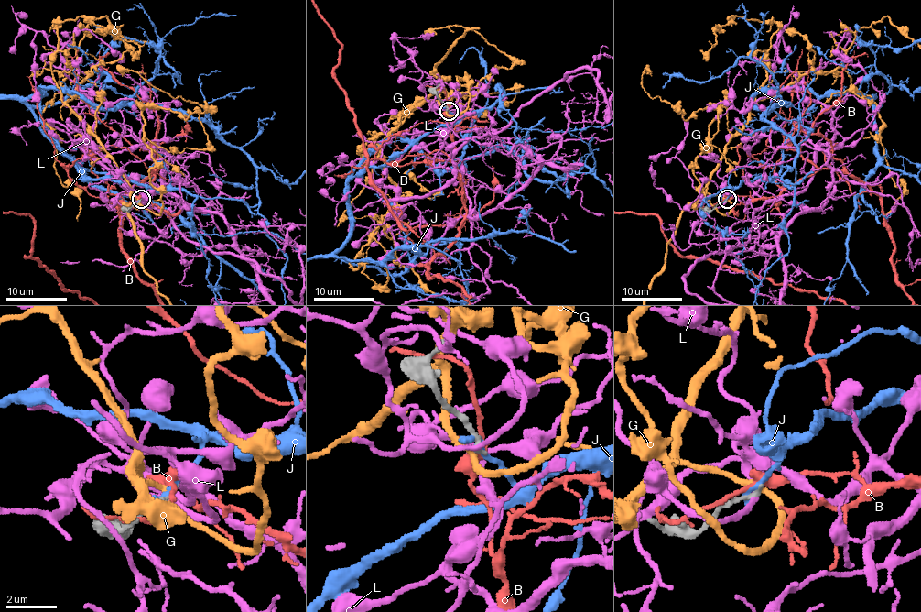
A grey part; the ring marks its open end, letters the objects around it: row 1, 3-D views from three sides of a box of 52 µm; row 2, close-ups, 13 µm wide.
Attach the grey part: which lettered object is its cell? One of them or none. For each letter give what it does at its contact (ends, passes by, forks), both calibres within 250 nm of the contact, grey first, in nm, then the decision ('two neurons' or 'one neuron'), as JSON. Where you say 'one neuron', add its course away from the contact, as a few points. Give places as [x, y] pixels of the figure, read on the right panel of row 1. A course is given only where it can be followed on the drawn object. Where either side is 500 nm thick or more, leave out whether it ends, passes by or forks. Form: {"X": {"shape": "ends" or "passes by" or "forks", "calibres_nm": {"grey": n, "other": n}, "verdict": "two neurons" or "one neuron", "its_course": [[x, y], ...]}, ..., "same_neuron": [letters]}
{"B": {"shape": "passes by", "calibres_nm": {"grey": 200, "other": 360}, "verdict": "two neurons"}, "G": {"shape": "passes by", "calibres_nm": {"grey": 220, "other": 240}, "verdict": "two neurons"}, "J": {"shape": "ends", "calibres_nm": {"grey": 240, "other": 340}, "verdict": "two neurons"}, "L": {"shape": "passes by", "calibres_nm": {"grey": 240, "other": 190}, "verdict": "two neurons"}, "same_neuron": []}

